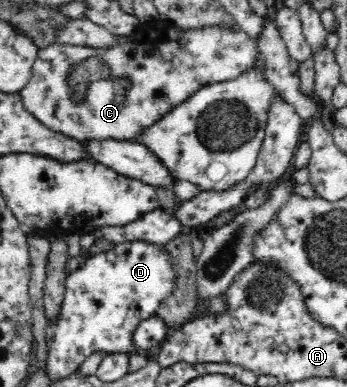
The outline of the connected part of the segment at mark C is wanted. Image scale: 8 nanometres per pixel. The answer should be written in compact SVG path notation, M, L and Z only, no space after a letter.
M160 18L142 22L132 34L105 48L55 42L39 49L30 81L20 96L25 108L56 133L82 143L107 139L141 143L143 131L163 118L164 114L181 106L205 85L237 78L254 66L259 57L258 42L237 26L183 29Z

